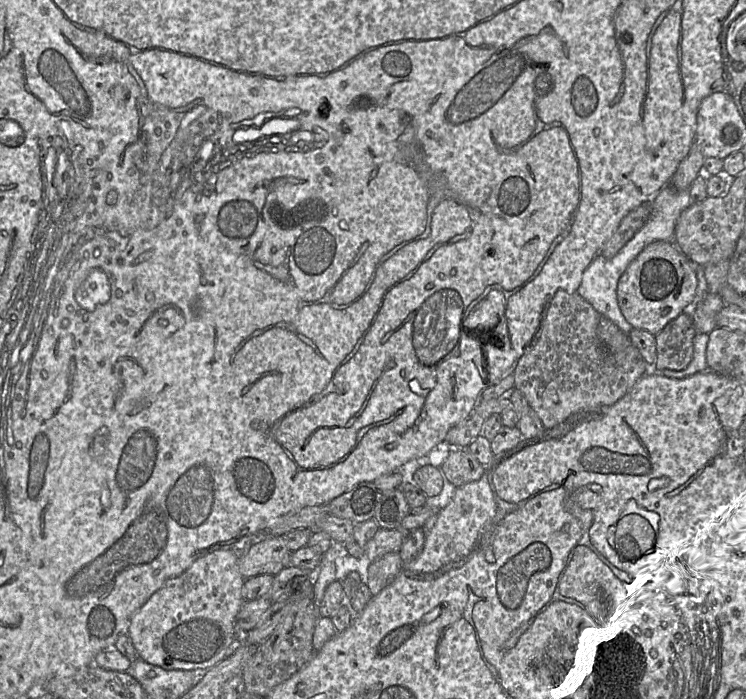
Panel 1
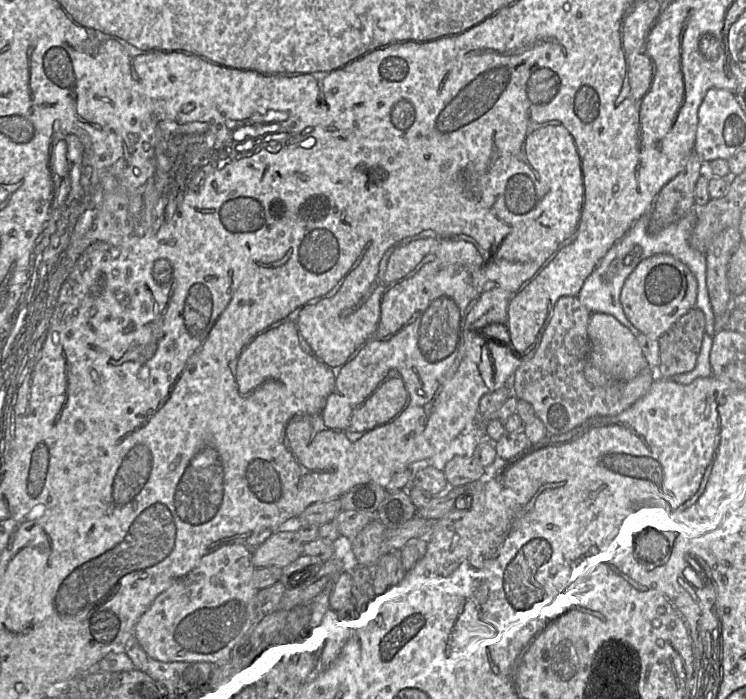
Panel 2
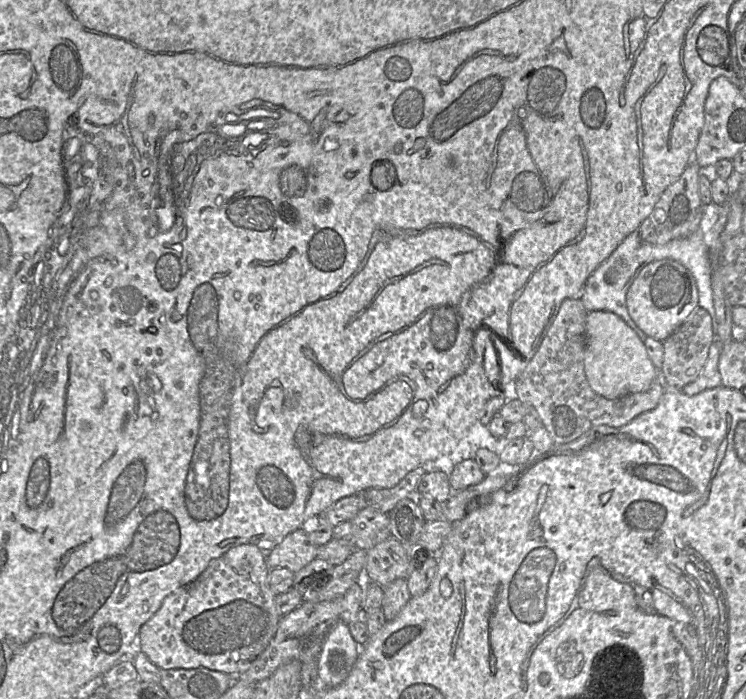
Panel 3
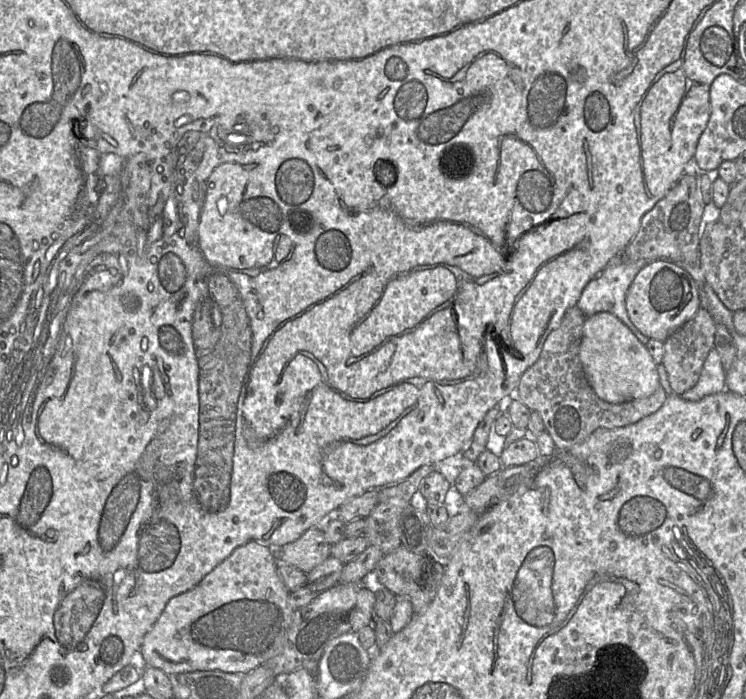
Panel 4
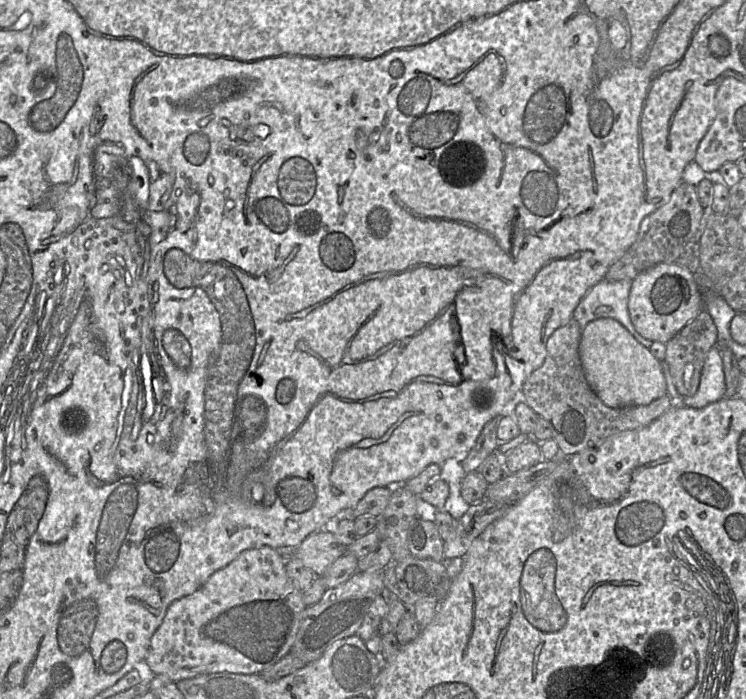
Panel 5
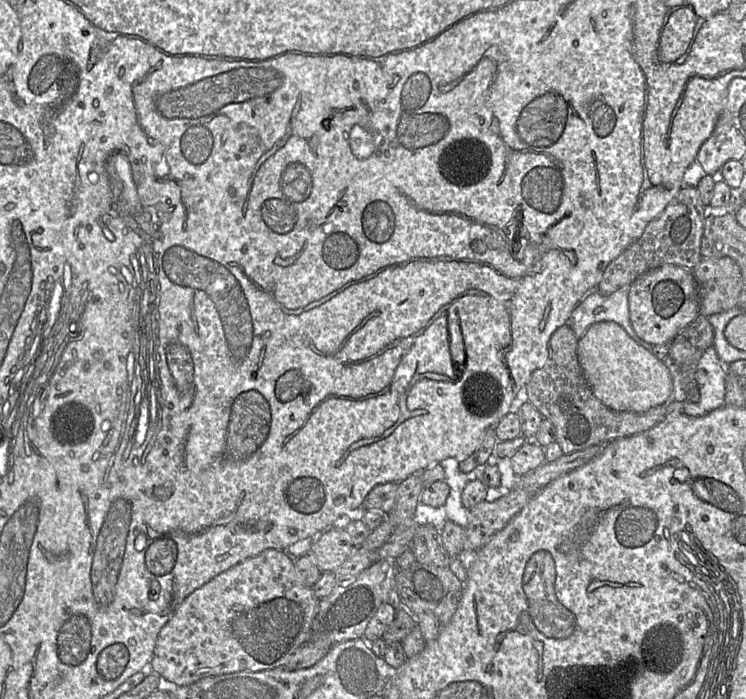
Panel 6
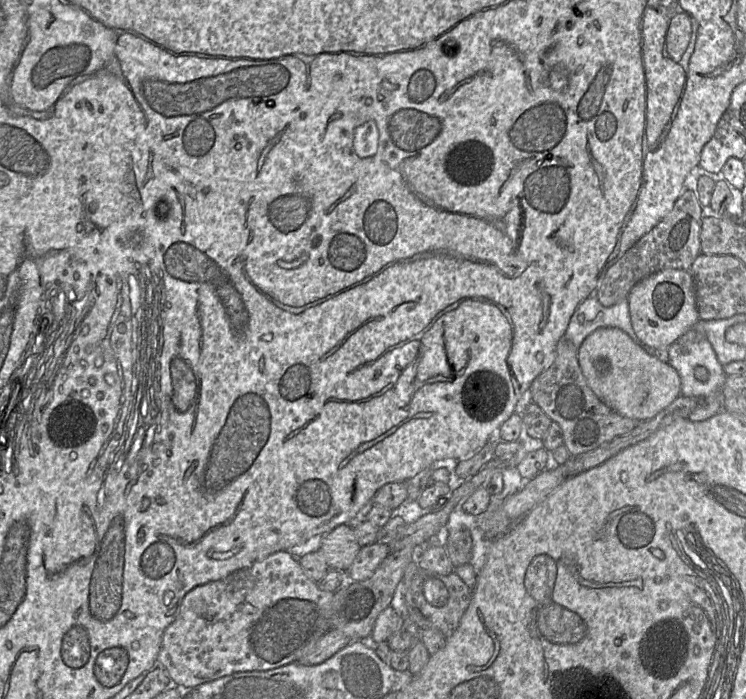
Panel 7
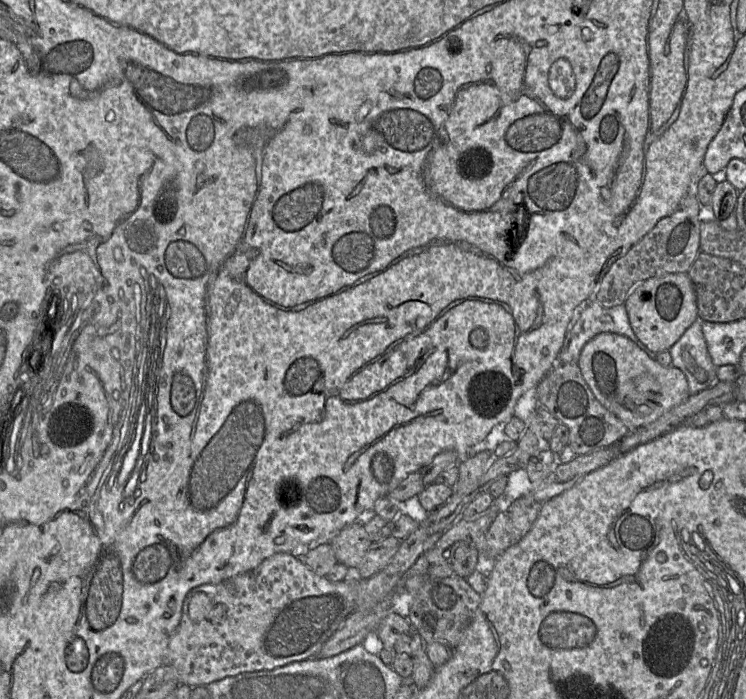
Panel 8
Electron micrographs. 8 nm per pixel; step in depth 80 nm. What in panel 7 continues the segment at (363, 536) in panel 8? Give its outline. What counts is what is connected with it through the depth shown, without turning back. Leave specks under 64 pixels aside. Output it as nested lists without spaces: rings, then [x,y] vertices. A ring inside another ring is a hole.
[[[342,524],[323,535],[319,551],[329,569],[343,572],[351,566],[360,548],[353,527],[350,524]]]

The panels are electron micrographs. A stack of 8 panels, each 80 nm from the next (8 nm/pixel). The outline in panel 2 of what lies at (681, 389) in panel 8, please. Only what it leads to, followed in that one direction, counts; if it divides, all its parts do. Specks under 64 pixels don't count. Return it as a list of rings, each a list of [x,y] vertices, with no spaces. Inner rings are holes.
[[[591,313],[588,323],[590,352],[584,368],[586,380],[594,386],[604,386],[612,380],[628,381],[641,370],[649,367],[637,337],[614,316],[606,313]]]

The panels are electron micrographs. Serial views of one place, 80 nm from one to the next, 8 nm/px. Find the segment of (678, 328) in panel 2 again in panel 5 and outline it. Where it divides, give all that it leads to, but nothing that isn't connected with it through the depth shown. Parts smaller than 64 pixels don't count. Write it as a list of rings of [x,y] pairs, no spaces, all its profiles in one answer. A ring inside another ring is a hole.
[[[703,309],[665,344],[664,361],[669,365],[678,392],[684,397],[692,396],[697,392],[707,354],[712,347],[717,346],[717,337],[716,325],[709,313]]]

